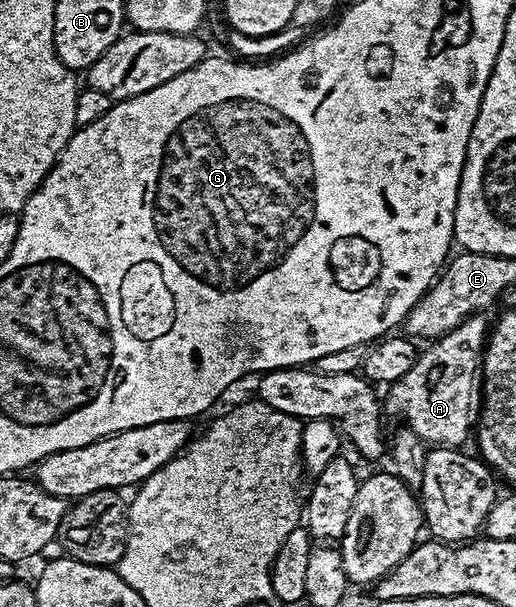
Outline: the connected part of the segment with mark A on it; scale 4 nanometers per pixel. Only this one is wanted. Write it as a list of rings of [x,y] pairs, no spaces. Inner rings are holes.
[[[482,313],[469,314],[420,353],[415,366],[389,386],[391,402],[403,413],[402,421],[424,443],[462,447],[477,426],[483,392],[483,351],[489,322]]]

